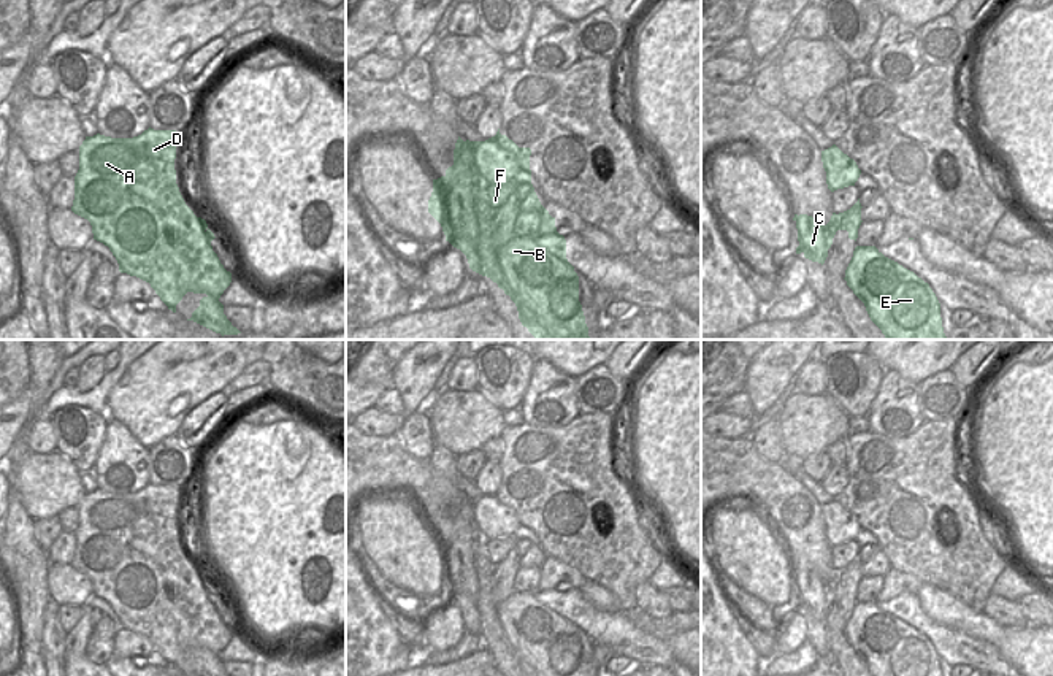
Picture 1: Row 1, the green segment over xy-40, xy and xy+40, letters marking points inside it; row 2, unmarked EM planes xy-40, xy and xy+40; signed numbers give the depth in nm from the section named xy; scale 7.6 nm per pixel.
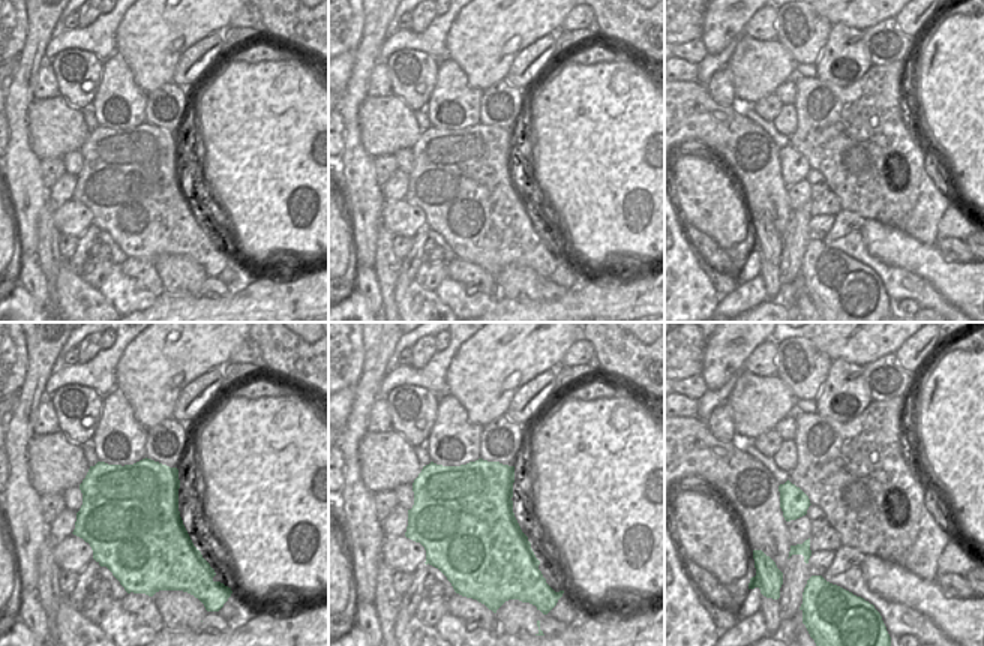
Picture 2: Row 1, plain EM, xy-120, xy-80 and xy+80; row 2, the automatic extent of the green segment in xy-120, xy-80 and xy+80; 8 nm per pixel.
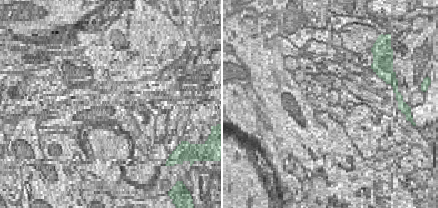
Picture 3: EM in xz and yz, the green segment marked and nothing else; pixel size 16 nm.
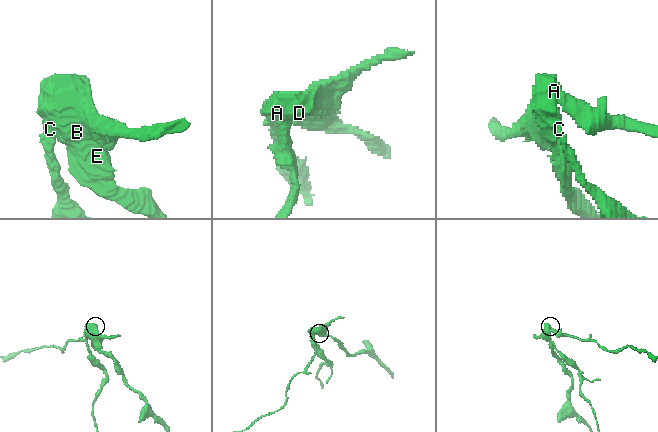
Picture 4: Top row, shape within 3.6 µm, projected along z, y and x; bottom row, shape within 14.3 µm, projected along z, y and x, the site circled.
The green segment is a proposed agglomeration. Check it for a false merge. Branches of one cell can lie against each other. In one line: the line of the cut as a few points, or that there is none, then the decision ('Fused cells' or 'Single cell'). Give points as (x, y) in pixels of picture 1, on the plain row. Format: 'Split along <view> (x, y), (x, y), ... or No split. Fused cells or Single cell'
Split along xy+40 (820, 581), (825, 595), (823, 608), (827, 611). Fused cells

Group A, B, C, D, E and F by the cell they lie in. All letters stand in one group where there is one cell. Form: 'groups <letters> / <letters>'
groups A B D E F / C

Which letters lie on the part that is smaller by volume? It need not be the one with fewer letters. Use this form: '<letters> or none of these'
C

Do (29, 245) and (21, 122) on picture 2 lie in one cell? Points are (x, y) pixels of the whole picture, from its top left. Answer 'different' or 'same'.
same

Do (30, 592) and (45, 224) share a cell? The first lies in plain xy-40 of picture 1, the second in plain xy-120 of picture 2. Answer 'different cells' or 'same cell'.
different cells

